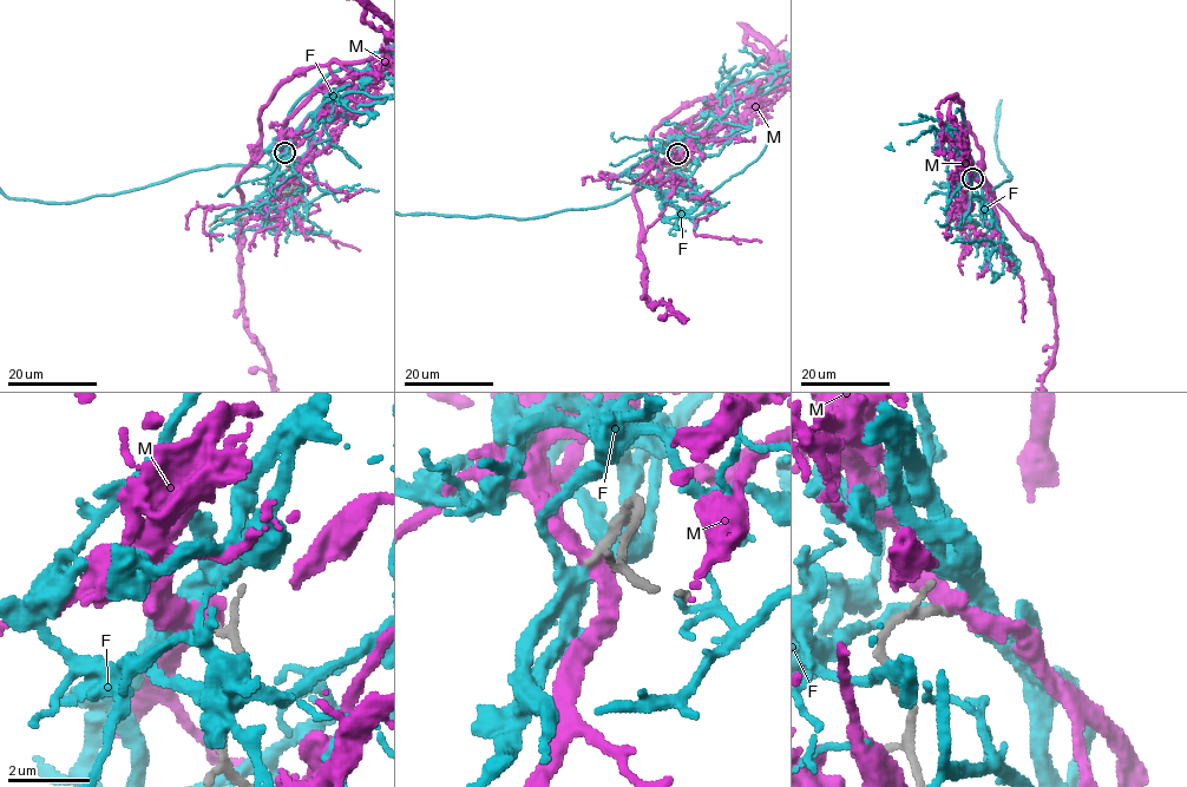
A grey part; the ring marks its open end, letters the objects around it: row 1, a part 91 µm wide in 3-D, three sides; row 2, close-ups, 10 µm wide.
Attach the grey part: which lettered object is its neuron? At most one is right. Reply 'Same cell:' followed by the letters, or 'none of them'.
Same cell: F

